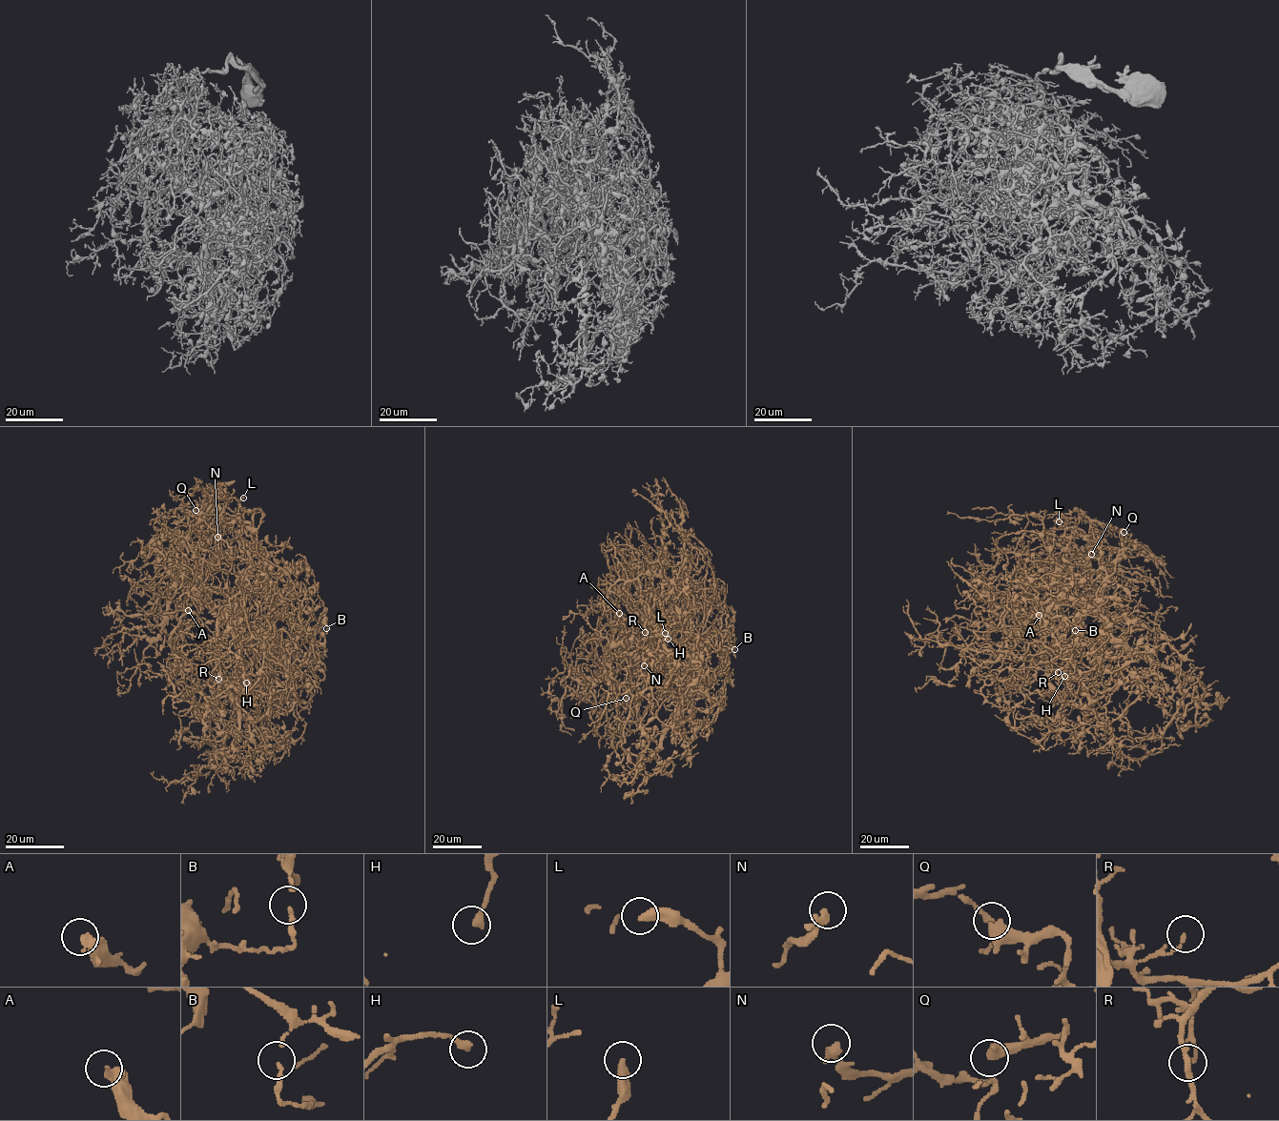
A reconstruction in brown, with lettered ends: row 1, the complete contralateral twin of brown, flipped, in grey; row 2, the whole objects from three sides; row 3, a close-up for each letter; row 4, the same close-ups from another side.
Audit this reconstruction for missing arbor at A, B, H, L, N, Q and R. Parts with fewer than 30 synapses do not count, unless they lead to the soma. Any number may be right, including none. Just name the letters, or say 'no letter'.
no letter

